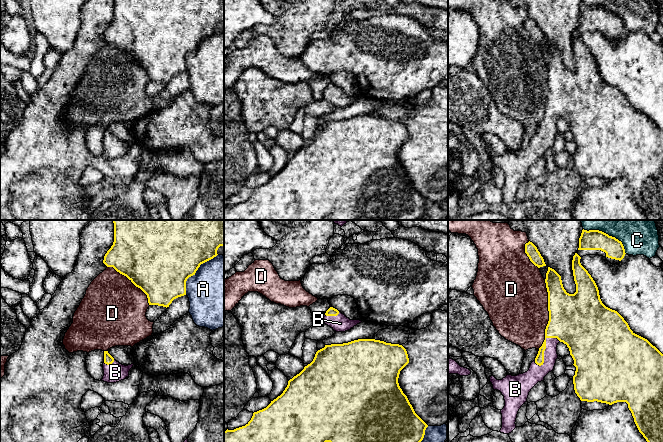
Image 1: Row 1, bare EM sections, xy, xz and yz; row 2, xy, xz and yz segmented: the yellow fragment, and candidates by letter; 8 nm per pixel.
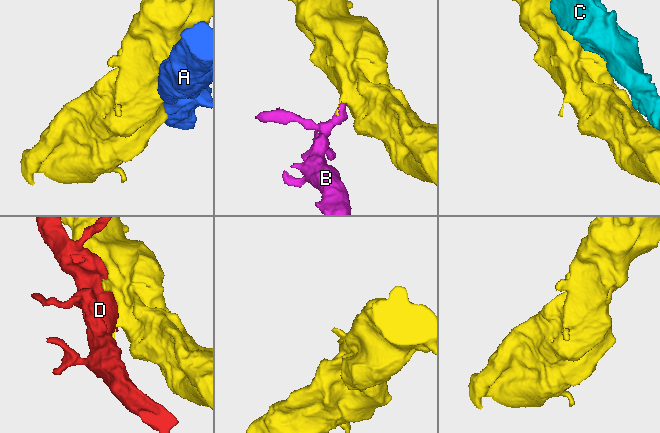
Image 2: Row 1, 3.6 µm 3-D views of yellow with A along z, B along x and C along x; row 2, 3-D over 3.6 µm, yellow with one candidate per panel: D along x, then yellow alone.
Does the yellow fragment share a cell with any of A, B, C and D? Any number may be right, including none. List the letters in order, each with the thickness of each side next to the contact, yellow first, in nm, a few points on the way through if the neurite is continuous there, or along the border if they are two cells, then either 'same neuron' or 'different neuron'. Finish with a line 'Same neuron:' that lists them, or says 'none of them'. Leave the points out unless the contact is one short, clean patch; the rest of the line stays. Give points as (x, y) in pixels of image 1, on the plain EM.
A: calibres 480 and 500 nm; different neuron
B: calibres 260 and 140 nm; way yz (565, 100), (546, 115), (545, 124), (545, 137), (536, 149); same neuron
C: calibres 160 and 260 nm; different neuron
D: calibres 440 and 460 nm; different neuron
Same neuron: B

